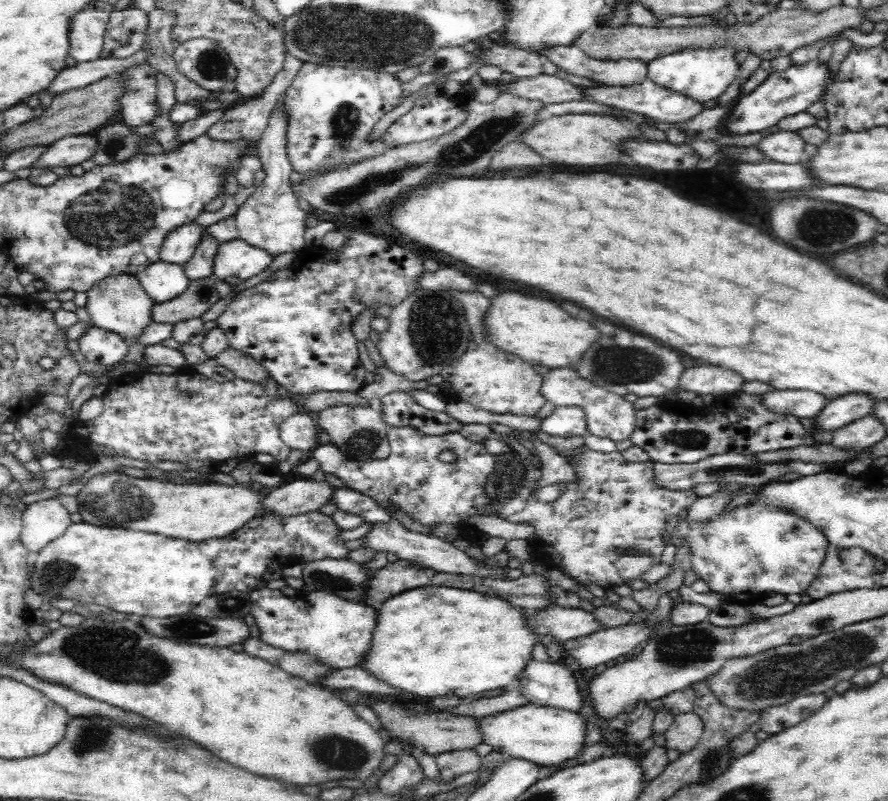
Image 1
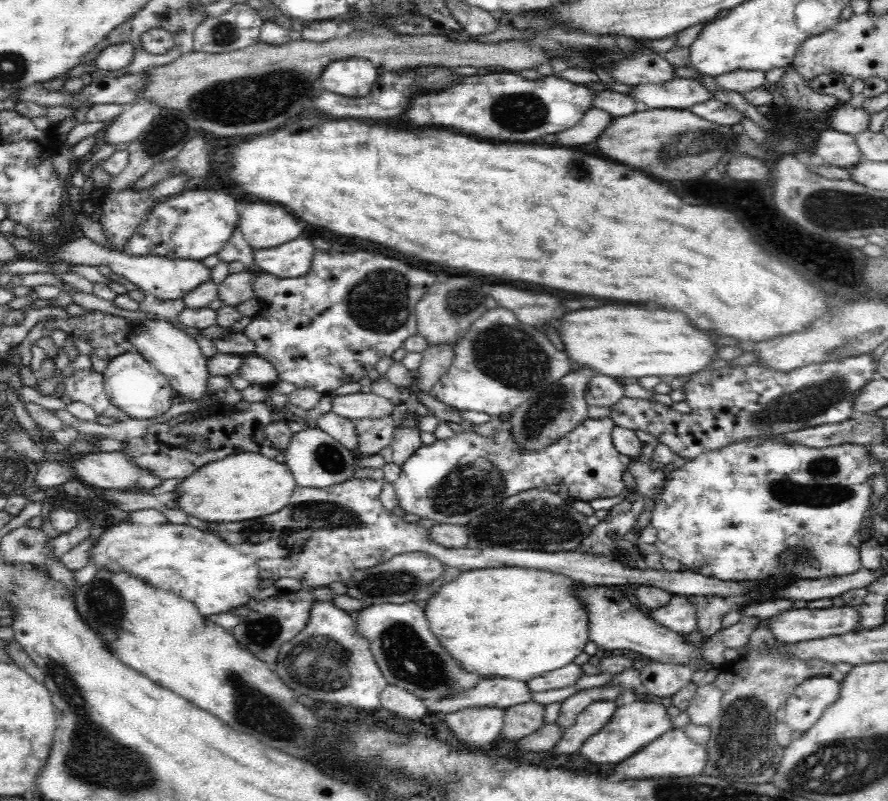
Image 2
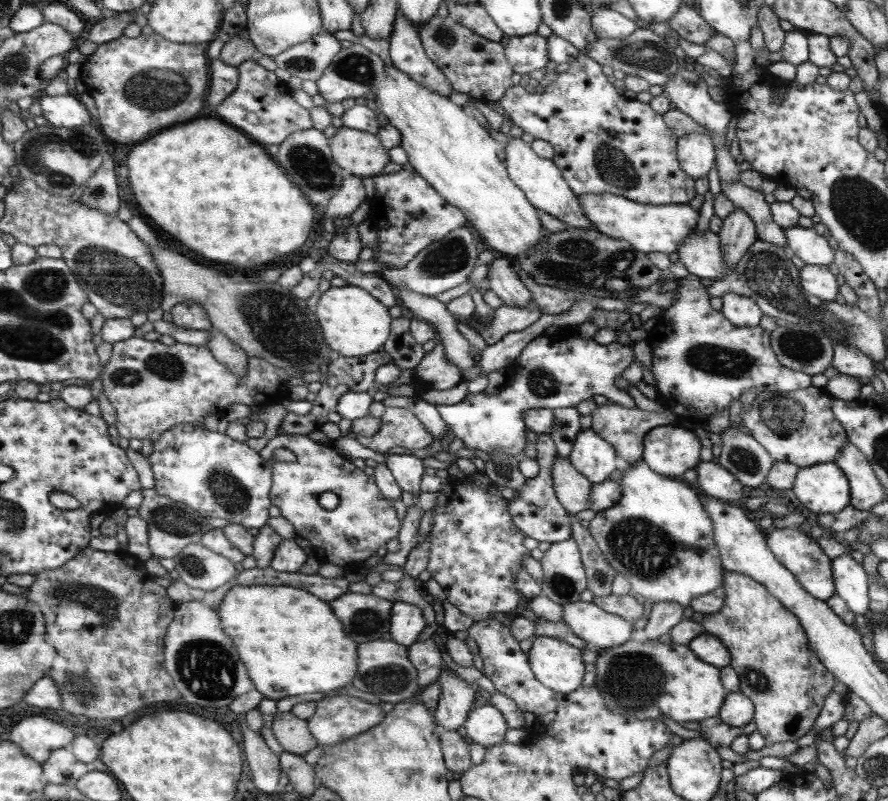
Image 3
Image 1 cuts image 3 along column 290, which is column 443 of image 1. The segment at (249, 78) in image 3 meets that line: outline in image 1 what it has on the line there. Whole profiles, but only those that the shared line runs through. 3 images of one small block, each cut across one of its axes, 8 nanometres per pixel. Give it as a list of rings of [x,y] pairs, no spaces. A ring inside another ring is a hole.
[[[436,94],[436,96],[428,96],[416,102],[416,106],[409,110],[408,114],[404,114],[398,122],[393,122],[386,130],[386,134],[381,136],[386,146],[390,148],[400,147],[410,143],[424,143],[426,140],[437,139],[439,136],[450,132],[453,128],[460,126],[469,118],[468,106],[466,106],[466,98],[452,98],[448,100],[446,96]]]

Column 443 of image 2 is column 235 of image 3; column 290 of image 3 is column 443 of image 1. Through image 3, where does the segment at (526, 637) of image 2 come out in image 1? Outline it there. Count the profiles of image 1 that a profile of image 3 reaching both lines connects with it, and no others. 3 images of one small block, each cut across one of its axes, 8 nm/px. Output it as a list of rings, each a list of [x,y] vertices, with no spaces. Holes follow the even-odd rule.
[[[432,584],[412,588],[392,596],[388,600],[381,603],[382,606],[376,606],[378,624],[374,626],[373,639],[370,640],[370,656],[365,656],[364,662],[358,666],[364,670],[368,670],[374,677],[378,676],[378,680],[386,680],[386,684],[390,684],[392,688],[402,688],[405,695],[416,695],[422,698],[433,700],[437,696],[458,696],[464,699],[467,696],[476,696],[480,692],[510,688],[516,681],[517,677],[524,671],[524,666],[528,660],[532,660],[532,645],[537,642],[534,633],[526,627],[520,609],[514,608],[513,605],[504,598],[490,596],[489,594],[479,593],[469,589],[458,589],[452,587],[434,586]]]

